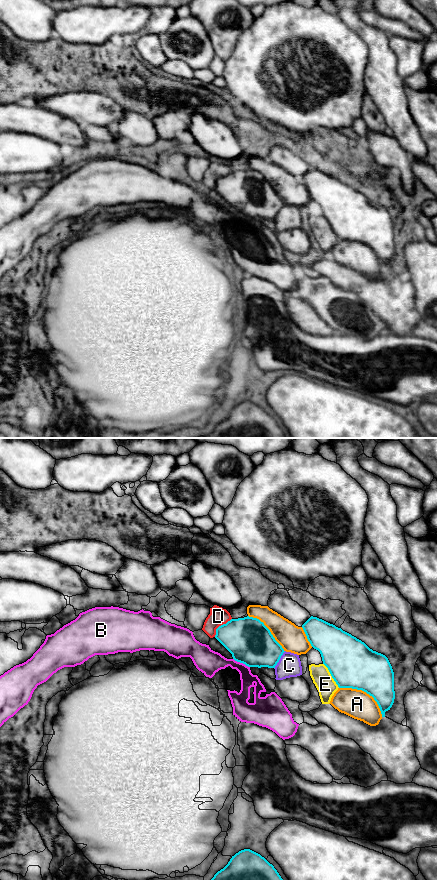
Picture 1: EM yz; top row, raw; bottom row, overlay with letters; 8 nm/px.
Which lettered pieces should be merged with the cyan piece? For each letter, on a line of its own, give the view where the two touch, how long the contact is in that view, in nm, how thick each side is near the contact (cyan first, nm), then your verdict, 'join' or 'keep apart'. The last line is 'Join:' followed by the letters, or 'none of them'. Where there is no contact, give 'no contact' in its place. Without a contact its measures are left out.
A: yz | 420 nm | 380/220 nm | keep apart
B: yz | 150 nm | 360/190 nm | keep apart
C: yz | 170 nm | 340/190 nm | keep apart
D: yz | 200 nm | 360/150 nm | keep apart
E: yz | 240 nm | 380/160 nm | keep apart
Join: none of them

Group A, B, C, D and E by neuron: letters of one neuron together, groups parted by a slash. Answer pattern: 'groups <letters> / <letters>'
groups A / B / C E / D

